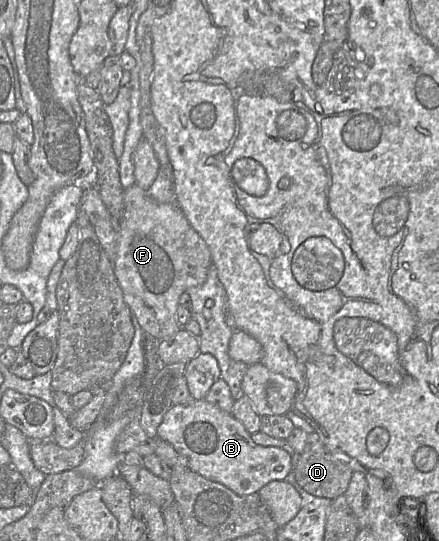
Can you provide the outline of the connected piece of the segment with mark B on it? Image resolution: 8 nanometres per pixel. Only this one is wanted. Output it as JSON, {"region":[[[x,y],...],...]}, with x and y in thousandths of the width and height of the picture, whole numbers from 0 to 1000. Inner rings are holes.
{"region":[[[440,739],[428,749],[394,749],[374,767],[358,808],[378,815],[421,848],[421,858],[453,878],[501,893],[547,917],[588,911],[620,889],[651,887],[663,871],[665,841],[622,824],[585,823],[554,784],[469,739]]]}

